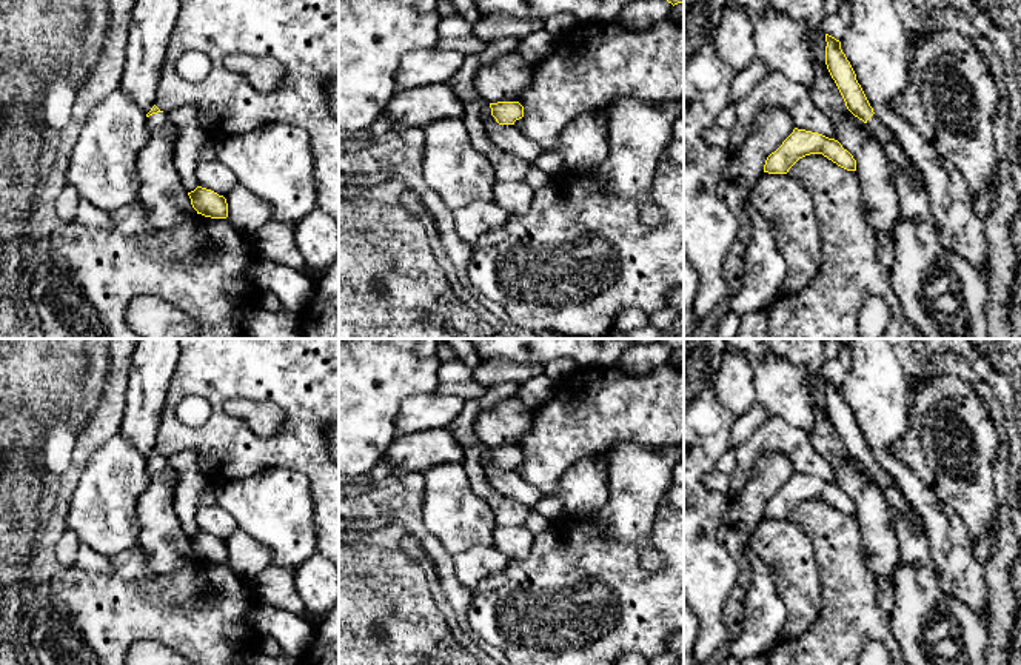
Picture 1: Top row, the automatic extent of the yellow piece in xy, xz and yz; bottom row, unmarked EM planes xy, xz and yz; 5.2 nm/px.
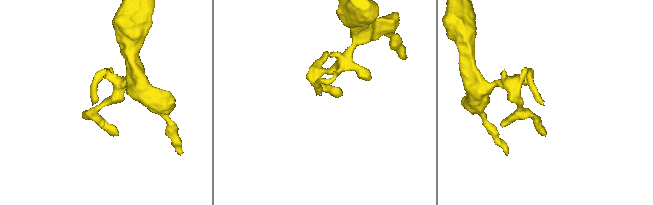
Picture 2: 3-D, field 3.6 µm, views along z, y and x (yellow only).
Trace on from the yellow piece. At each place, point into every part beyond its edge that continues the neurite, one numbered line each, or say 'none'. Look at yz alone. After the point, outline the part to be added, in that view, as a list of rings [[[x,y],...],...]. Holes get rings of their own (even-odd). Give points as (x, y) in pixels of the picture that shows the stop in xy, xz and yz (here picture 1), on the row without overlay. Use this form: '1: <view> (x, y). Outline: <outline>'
1: yz (895, 499). Outline: [[[873,459],[865,470],[869,471],[872,480],[879,486],[889,508],[909,517],[913,516],[915,508],[906,499],[895,477],[876,459]]]

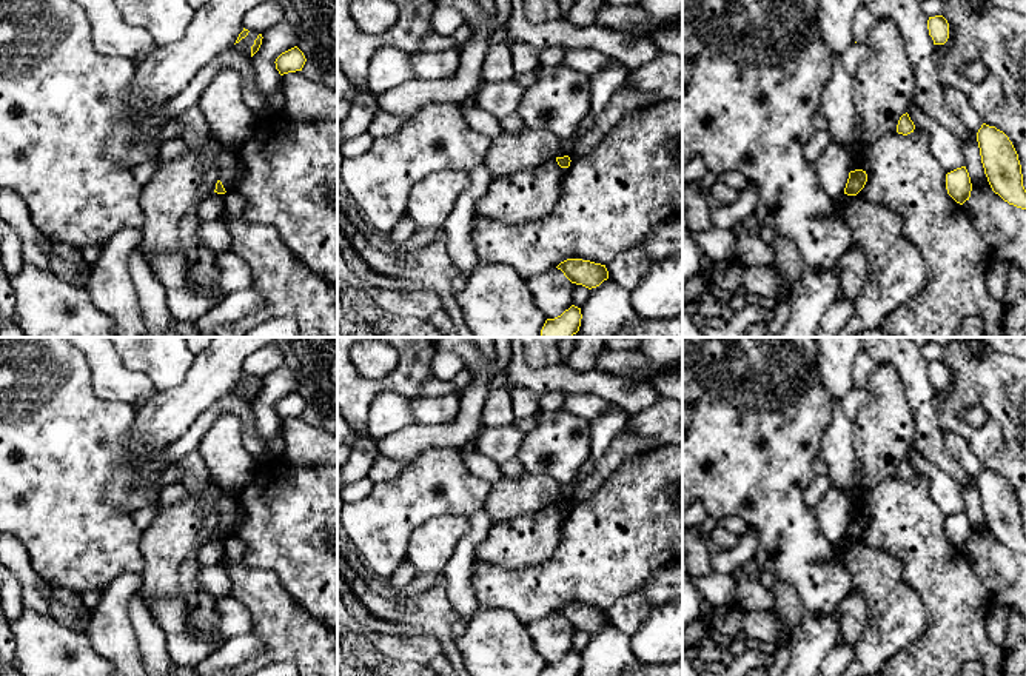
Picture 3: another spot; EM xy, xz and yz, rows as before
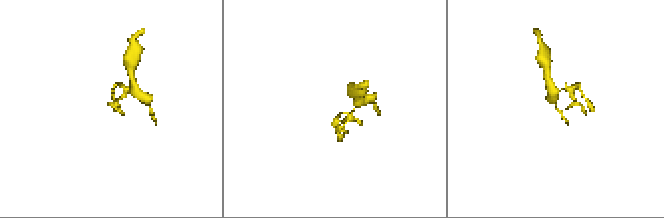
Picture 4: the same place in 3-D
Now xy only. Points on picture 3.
none

